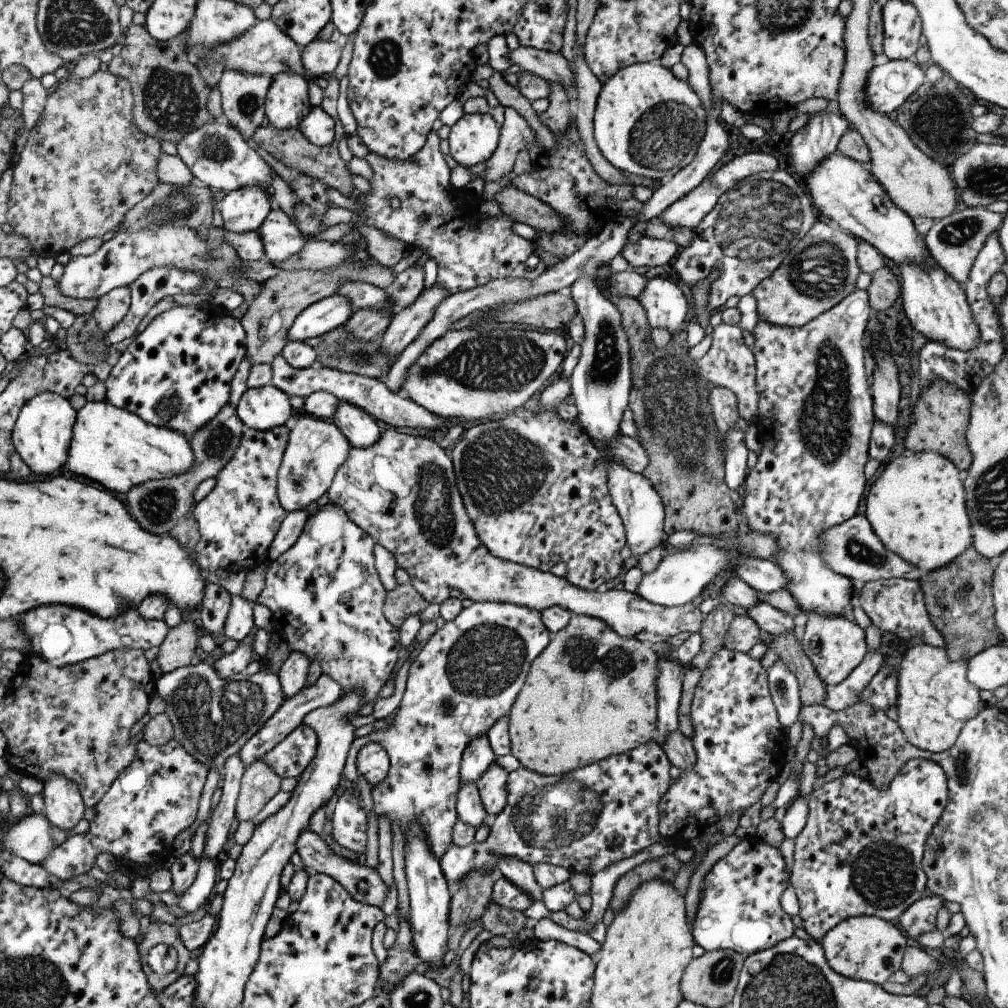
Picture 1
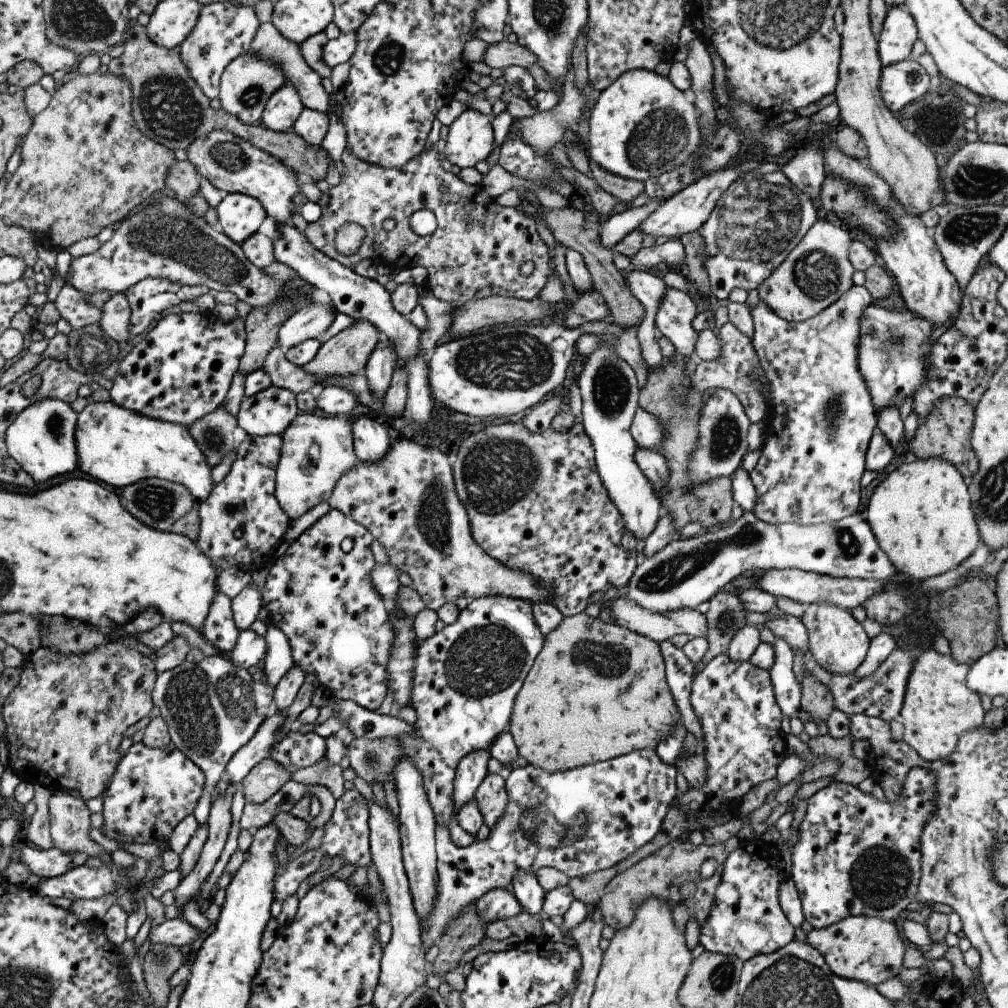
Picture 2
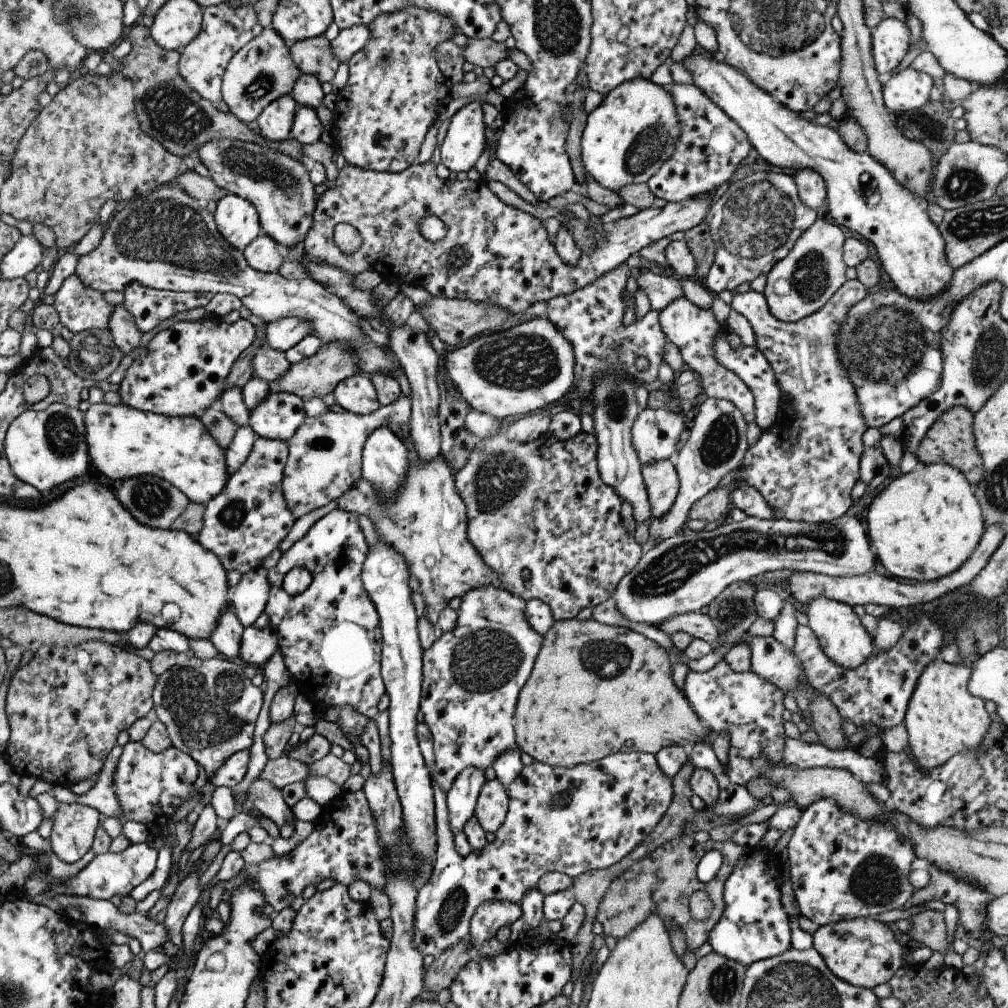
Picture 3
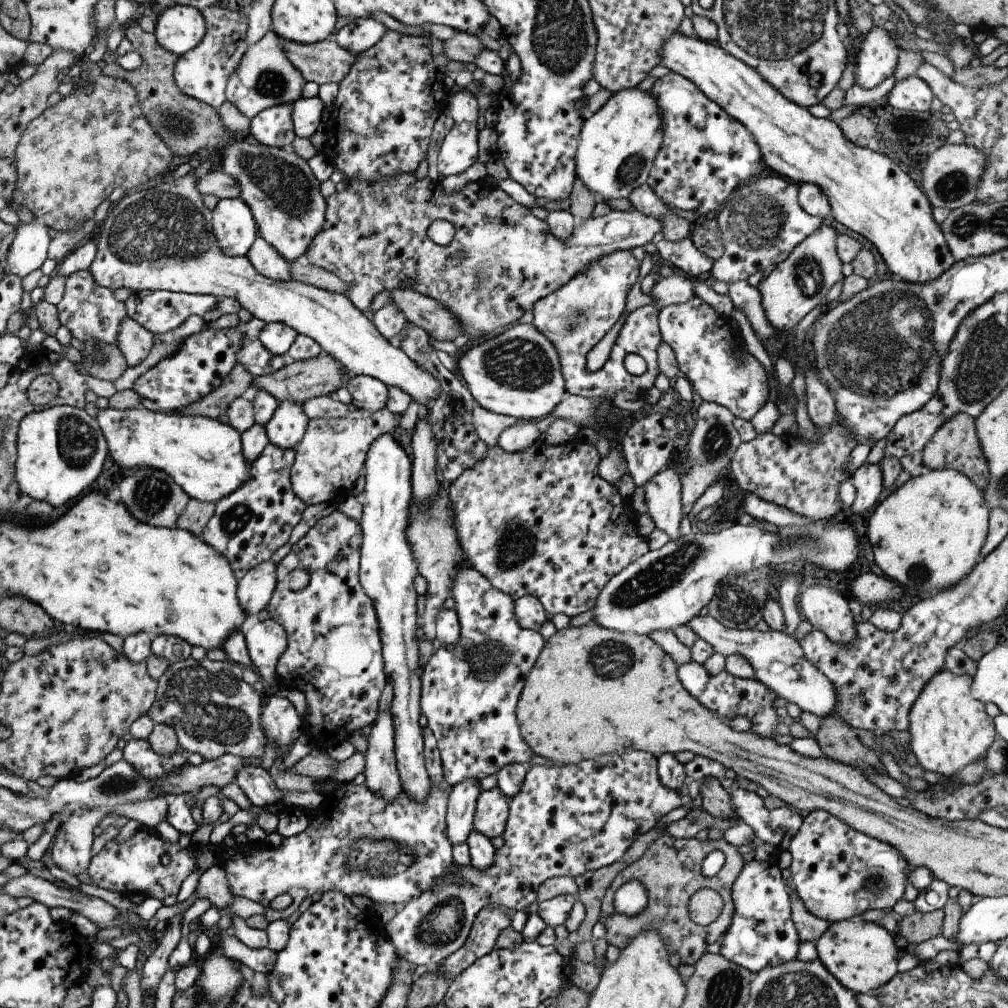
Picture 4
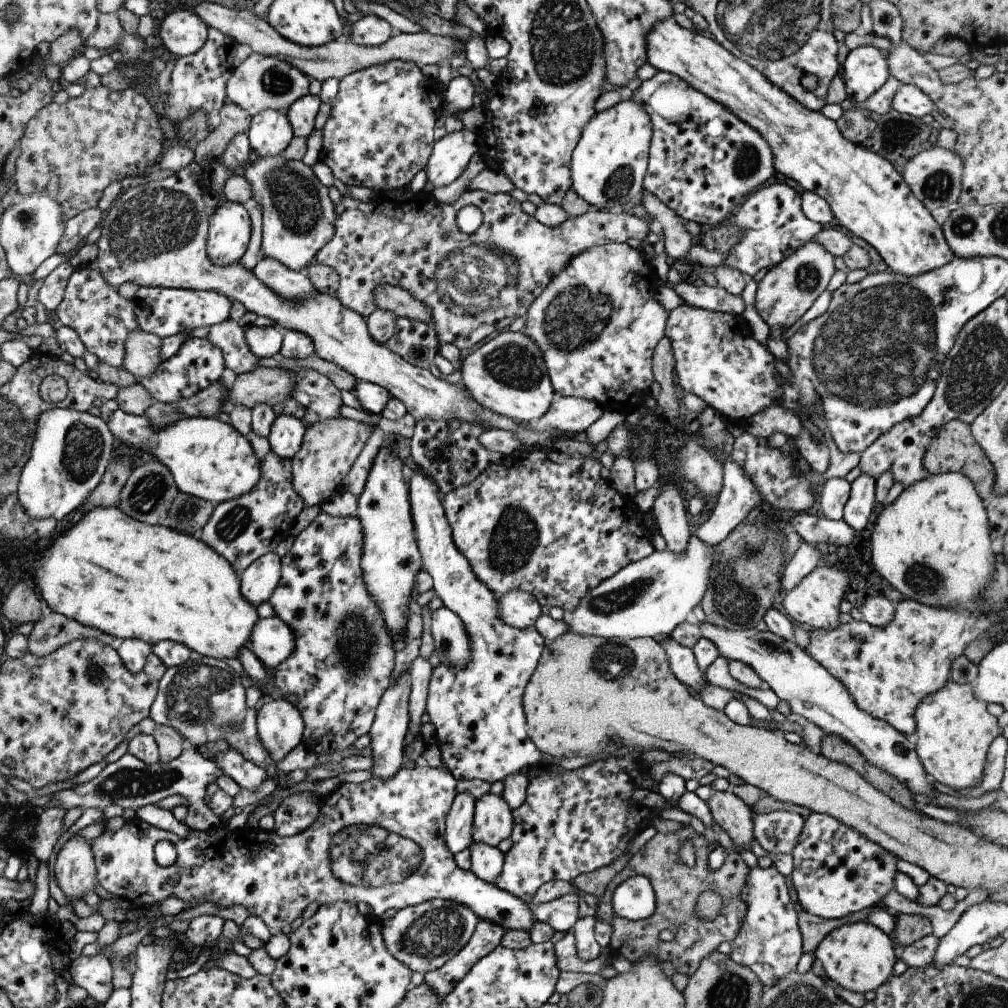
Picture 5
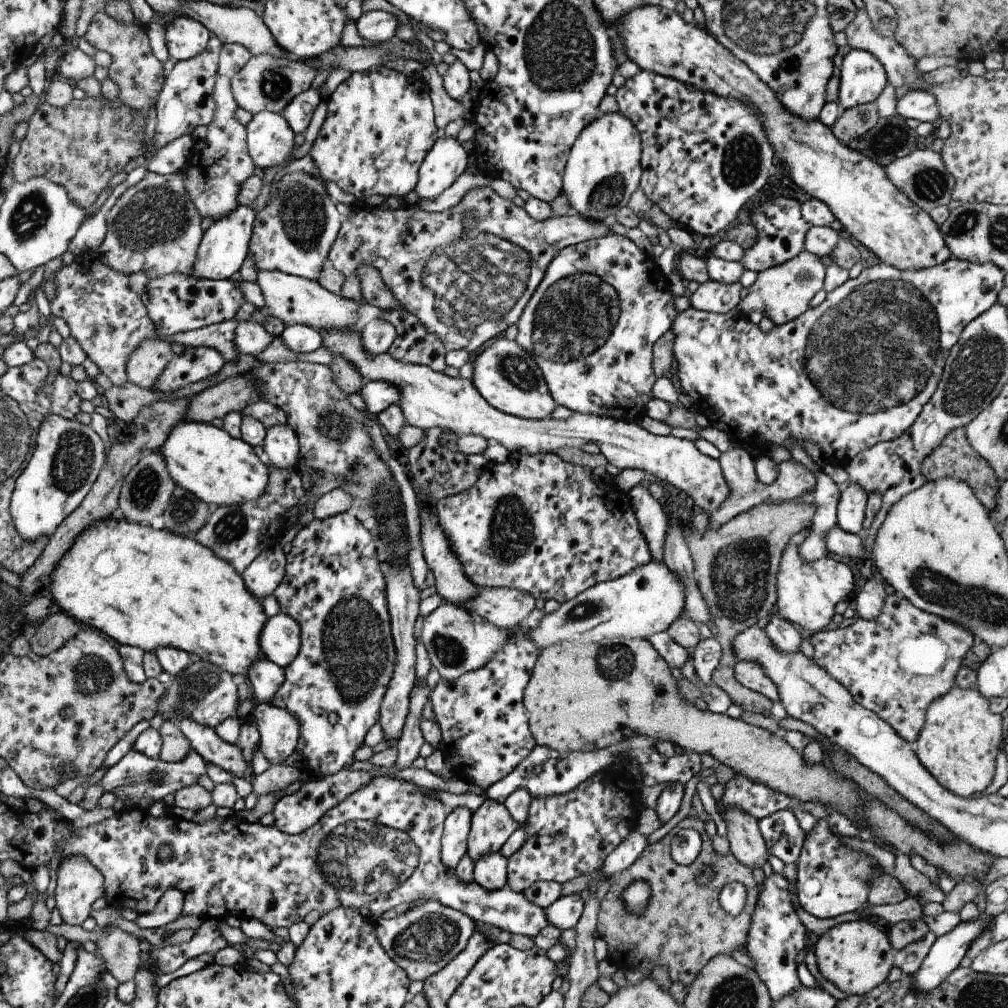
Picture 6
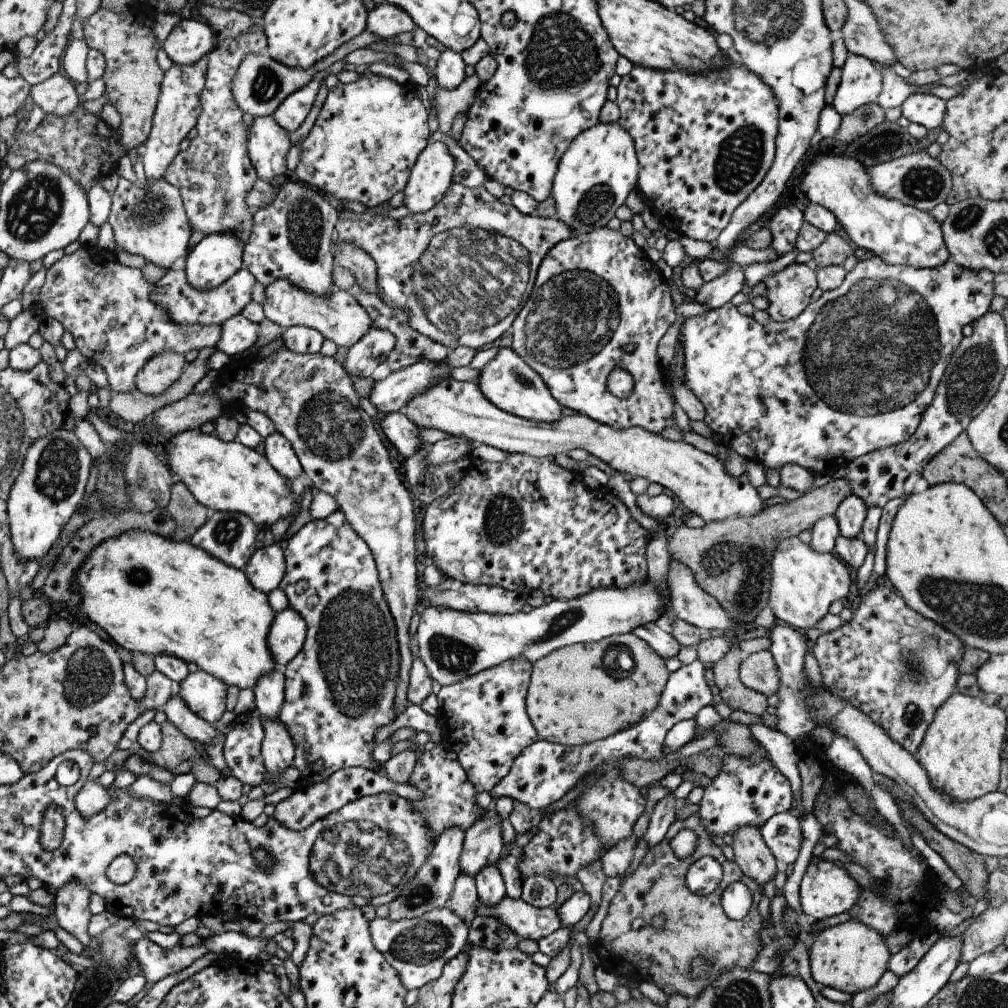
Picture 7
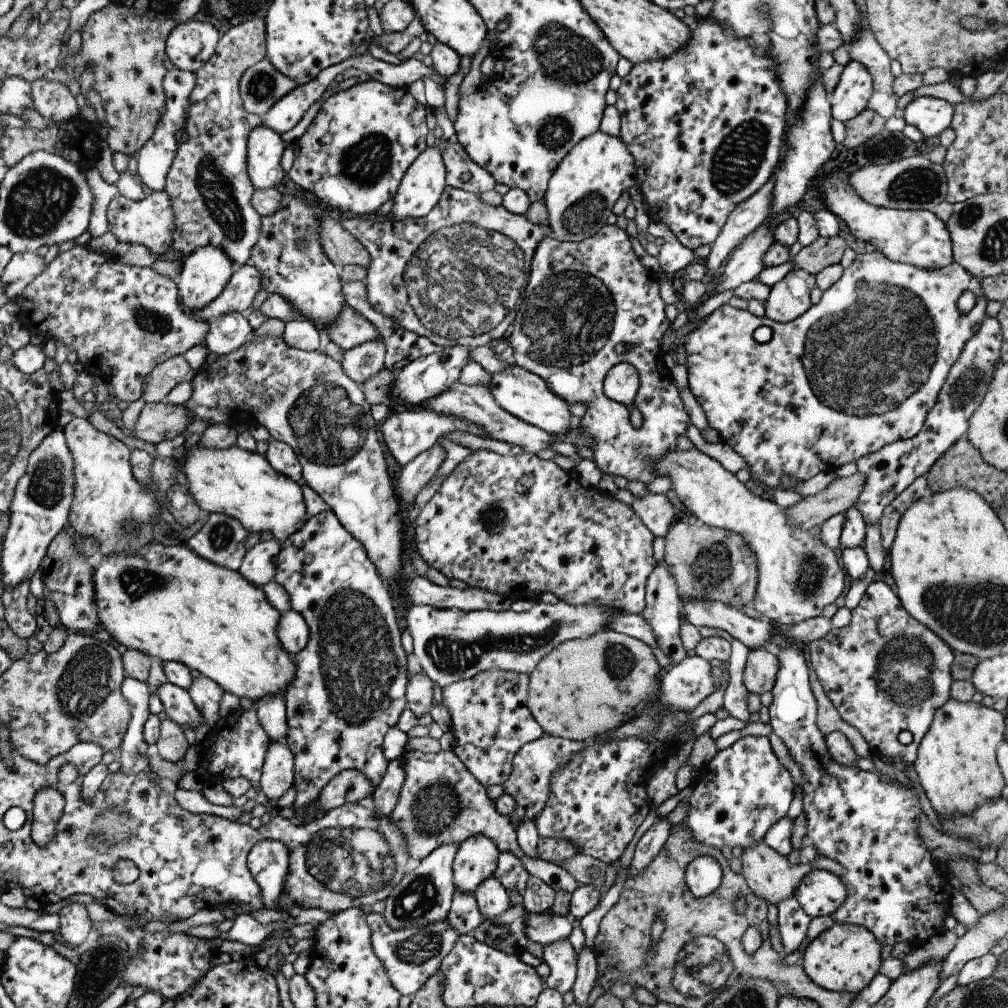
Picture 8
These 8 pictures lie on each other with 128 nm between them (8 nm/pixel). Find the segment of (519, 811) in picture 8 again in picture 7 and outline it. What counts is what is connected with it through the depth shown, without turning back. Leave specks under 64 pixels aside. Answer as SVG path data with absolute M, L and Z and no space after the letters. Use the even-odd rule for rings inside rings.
M695 660L688 666L682 665L670 672L660 696L658 708L644 718L642 722L621 730L605 739L597 740L577 747L567 747L545 740L536 741L524 748L513 762L510 772L496 786L496 796L510 796L512 800L528 804L533 812L540 807L550 806L564 797L574 786L602 764L614 764L624 759L662 760L666 733L677 722L694 719L696 714L712 703L712 692L704 676L706 667Z

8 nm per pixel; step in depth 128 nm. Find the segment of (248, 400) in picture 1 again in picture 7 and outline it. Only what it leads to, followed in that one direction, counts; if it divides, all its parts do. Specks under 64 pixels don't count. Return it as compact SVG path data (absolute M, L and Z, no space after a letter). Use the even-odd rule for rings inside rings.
M274 431L269 434L264 440L265 452L264 455L268 459L270 466L285 477L287 480L298 478L303 472L303 468L292 448L292 444L287 438L282 436L282 433Z

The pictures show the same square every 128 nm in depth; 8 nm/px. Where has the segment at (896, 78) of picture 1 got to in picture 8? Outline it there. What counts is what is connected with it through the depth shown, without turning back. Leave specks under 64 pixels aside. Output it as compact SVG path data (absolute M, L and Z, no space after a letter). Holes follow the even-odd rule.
M914 98L904 110L907 124L918 128L924 137L939 137L951 127L955 106L938 98Z

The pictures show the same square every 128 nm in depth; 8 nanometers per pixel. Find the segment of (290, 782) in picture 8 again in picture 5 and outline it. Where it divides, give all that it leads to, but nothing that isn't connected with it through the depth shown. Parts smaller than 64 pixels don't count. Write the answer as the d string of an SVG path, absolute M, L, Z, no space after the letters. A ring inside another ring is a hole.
M274 698L257 710L257 733L274 763L302 742L304 723L299 709L284 698Z

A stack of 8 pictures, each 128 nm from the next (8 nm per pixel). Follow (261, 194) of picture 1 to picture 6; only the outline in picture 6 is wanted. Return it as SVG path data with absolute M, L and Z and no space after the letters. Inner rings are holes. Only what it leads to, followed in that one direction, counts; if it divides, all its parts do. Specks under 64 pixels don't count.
M240 205L234 213L214 221L203 234L193 265L193 277L218 281L230 279L236 274L249 254L249 243L256 218L257 213L252 208Z

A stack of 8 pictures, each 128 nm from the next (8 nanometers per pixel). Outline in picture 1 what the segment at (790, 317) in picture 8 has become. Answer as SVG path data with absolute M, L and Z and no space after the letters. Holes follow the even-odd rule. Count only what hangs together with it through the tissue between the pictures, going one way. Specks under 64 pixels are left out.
M818 218L812 228L806 232L806 236L803 236L802 240L790 250L790 254L782 260L782 264L751 292L750 295L756 300L759 320L786 328L801 327L828 312L846 296L850 296L857 289L856 278L861 272L857 262L858 246L860 246L858 240L842 228L829 226Z

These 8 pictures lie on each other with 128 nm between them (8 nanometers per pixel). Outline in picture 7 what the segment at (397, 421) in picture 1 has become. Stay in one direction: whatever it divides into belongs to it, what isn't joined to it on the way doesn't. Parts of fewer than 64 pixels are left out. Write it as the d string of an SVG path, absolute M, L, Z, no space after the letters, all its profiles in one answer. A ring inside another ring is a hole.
M80 247L76 252L64 255L46 272L40 288L36 310L41 318L58 320L66 332L72 334L75 348L86 358L104 368L112 392L128 392L136 387L134 380L142 366L153 356L166 350L183 355L190 350L210 348L215 350L220 336L221 325L200 326L200 324L174 324L166 310L152 300L154 284L150 284L142 269L126 266L116 259L114 253L96 247Z

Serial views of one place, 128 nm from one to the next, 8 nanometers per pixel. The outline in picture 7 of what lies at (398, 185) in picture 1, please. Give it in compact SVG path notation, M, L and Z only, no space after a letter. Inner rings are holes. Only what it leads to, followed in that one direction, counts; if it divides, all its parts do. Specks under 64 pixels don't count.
M453 182L446 189L444 198L428 212L412 213L401 219L379 213L369 214L362 220L338 219L333 244L344 238L375 260L379 297L388 306L402 308L414 330L449 350L456 350L458 346L476 350L509 330L550 248L574 237L572 228L558 218L544 218L537 214L526 216L513 205L502 203L484 186L468 188Z

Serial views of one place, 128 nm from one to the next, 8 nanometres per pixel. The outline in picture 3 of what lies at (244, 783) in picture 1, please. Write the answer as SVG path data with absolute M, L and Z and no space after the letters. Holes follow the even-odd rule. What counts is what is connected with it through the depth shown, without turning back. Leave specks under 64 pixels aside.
M282 755L276 759L268 760L256 780L266 780L274 788L281 790L287 784L305 780L310 774L308 768L309 766L306 764Z

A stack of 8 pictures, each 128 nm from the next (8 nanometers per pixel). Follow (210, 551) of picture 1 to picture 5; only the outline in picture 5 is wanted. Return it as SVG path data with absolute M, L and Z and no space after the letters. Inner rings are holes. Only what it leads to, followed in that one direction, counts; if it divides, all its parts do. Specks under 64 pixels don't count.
M270 450L261 461L260 470L262 476L256 488L215 505L208 524L197 535L204 544L231 563L239 577L260 556L275 551L282 540L291 536L292 524L305 506L292 484L290 459L276 456Z

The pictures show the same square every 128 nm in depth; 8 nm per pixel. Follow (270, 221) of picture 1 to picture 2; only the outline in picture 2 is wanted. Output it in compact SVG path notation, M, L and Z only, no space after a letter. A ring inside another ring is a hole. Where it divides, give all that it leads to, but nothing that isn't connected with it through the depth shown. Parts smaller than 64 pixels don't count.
M292 225L278 227L272 238L274 257L277 262L292 268L297 276L308 285L324 290L332 299L337 313L344 313L357 321L370 322L392 345L396 357L401 359L407 373L407 404L404 417L420 425L422 432L427 432L432 417L435 399L429 384L429 362L421 353L421 330L416 328L408 318L396 313L391 302L391 294L378 282L358 276L347 268L322 254Z

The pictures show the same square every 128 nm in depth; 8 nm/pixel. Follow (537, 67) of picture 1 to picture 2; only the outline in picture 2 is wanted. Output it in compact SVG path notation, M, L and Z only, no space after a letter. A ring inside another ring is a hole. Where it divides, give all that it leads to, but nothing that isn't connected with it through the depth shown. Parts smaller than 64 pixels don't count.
M502 40L500 43L489 45L484 52L484 60L488 68L506 69L513 65L527 69L533 63L538 63L531 51L520 44Z

